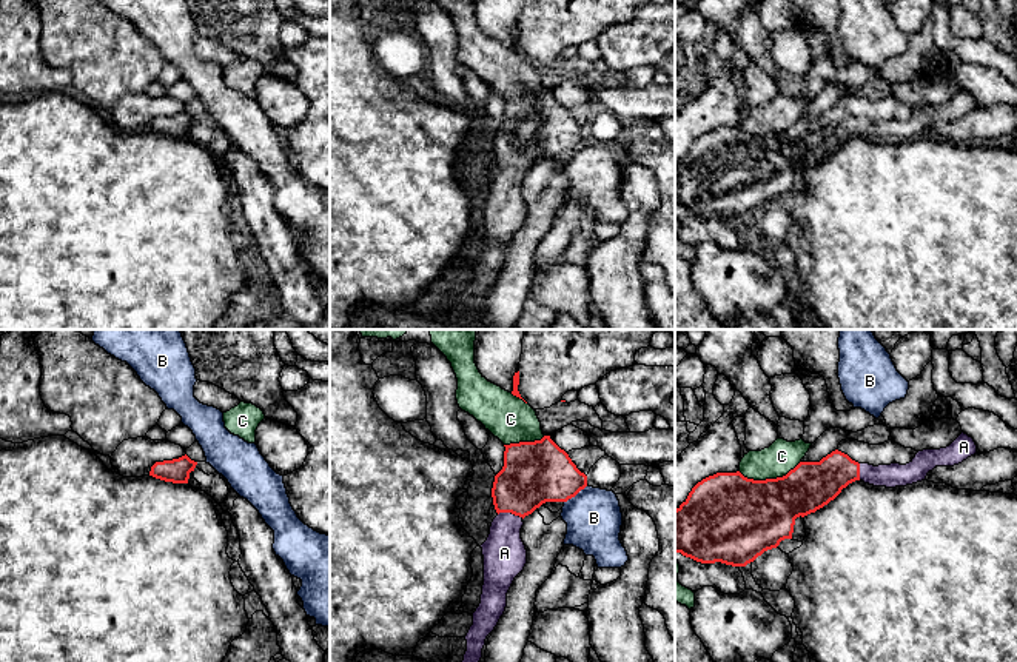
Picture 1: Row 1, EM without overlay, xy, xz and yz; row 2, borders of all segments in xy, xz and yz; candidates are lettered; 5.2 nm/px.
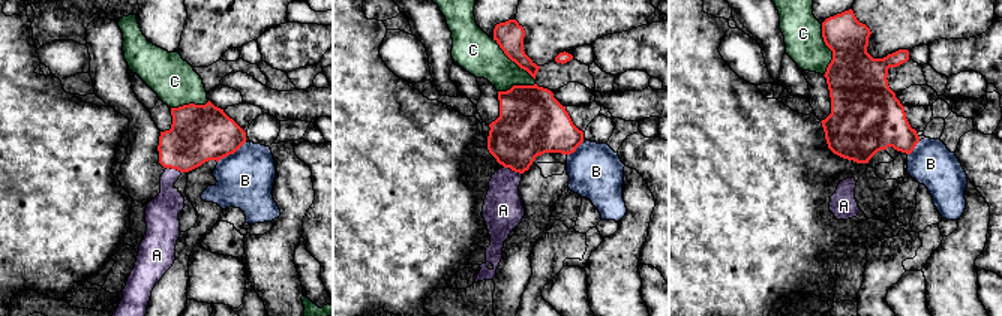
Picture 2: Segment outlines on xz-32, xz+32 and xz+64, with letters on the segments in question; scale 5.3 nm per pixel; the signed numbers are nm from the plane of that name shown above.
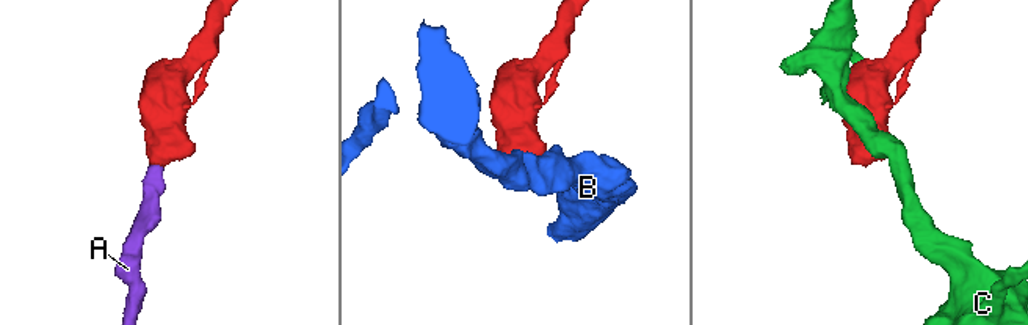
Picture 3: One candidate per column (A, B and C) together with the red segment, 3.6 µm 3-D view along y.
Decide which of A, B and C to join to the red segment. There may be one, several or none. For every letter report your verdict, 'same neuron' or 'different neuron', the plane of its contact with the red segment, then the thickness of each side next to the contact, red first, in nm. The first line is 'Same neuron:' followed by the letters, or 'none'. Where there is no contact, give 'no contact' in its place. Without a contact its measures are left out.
Same neuron: A
A: same neuron; meets red in xz; 320 nm thick on the red side, 220 nm on the other
B: different neuron; meets red in xz; 320 nm thick on the red side, 300 nm on the other
C: different neuron; meets red in yz; 420 nm thick on the red side, 170 nm on the other

